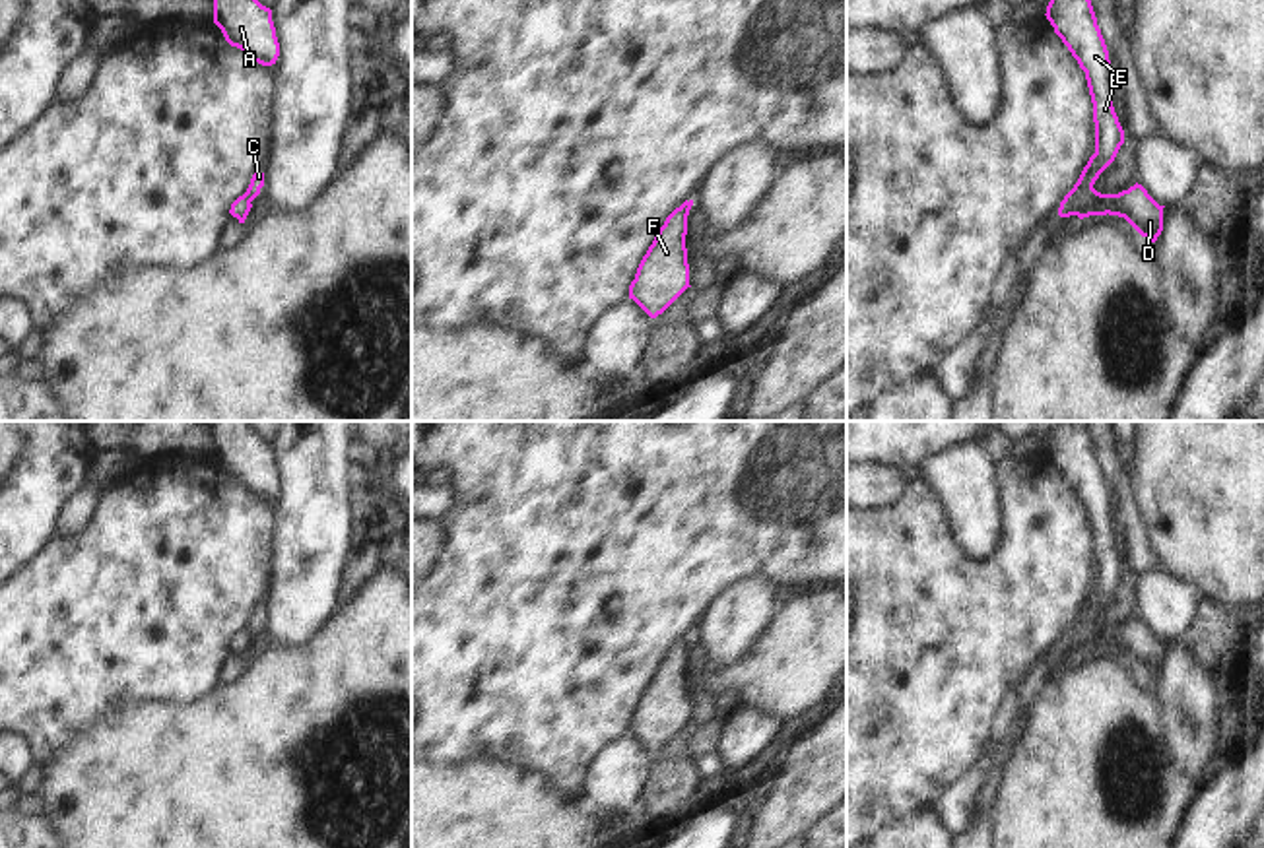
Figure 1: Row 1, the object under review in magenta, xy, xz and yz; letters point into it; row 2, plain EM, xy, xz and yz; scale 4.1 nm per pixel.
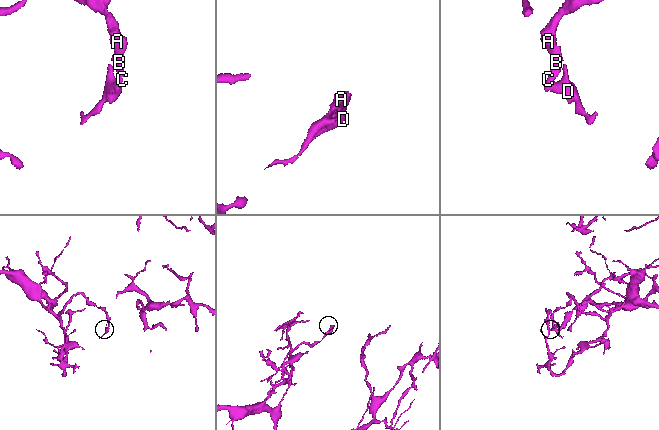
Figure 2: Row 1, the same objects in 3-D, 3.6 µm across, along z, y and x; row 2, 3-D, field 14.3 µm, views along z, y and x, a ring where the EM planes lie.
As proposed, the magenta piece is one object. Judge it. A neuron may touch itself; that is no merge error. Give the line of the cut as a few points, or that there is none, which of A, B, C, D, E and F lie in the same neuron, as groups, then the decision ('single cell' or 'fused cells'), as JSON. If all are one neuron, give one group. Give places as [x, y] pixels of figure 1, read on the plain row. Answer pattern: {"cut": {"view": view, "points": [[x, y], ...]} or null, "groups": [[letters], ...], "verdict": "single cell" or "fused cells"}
{"cut": {"view": "yz", "points": [[1092, 621], [1064, 635]]}, "groups": [["A", "B", "C", "E"], ["D", "F"]], "verdict": "fused cells"}

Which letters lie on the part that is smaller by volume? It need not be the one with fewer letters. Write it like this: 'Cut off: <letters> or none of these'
Cut off: D, F

